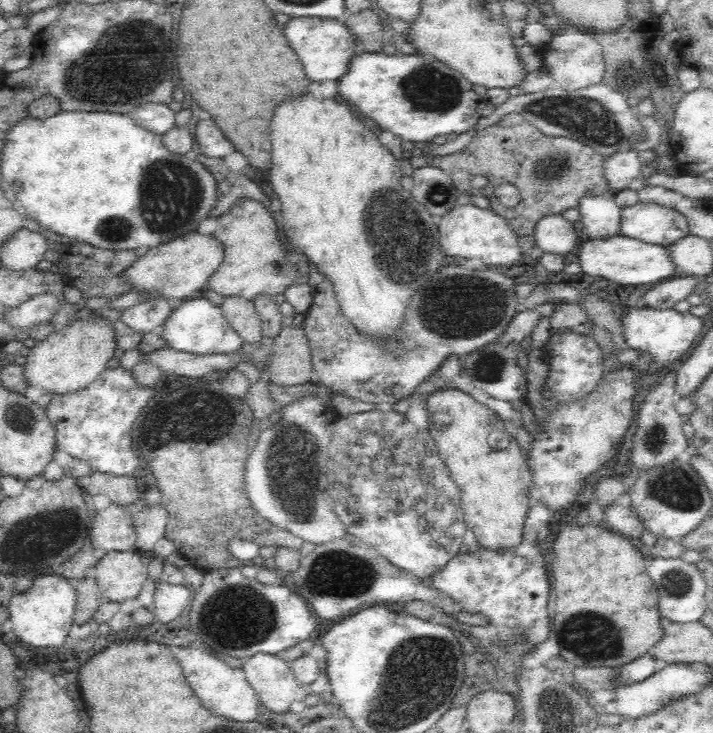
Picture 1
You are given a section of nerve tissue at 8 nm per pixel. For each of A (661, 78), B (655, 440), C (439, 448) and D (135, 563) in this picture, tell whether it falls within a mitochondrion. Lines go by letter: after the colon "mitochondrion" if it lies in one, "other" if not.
A: other
B: mitochondrion
C: other
D: other

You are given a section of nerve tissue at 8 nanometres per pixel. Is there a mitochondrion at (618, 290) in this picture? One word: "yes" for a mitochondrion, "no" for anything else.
no

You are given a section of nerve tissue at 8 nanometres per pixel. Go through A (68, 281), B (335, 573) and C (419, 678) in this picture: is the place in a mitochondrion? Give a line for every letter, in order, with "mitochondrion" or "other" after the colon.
A: other
B: mitochondrion
C: mitochondrion

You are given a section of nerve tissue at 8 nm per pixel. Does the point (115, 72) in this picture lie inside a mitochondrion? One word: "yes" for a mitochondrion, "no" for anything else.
yes

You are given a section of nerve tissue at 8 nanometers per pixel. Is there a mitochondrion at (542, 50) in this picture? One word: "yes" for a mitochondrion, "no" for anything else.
no

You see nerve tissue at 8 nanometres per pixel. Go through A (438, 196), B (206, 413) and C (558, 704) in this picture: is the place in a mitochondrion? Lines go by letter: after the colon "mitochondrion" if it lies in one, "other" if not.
A: mitochondrion
B: mitochondrion
C: mitochondrion

